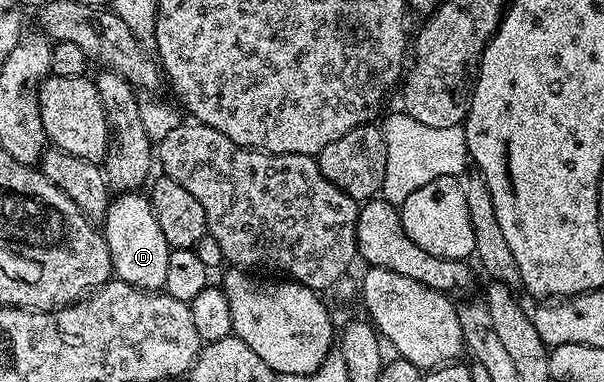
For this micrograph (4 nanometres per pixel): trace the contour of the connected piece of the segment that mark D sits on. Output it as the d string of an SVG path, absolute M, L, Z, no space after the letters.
M144 192L117 193L109 202L103 222L105 242L111 255L113 272L116 280L127 283L136 289L146 291L164 290L167 283L167 255L170 248L167 239L163 239L163 231L159 227L159 219L155 219L155 211L151 207L148 196Z

